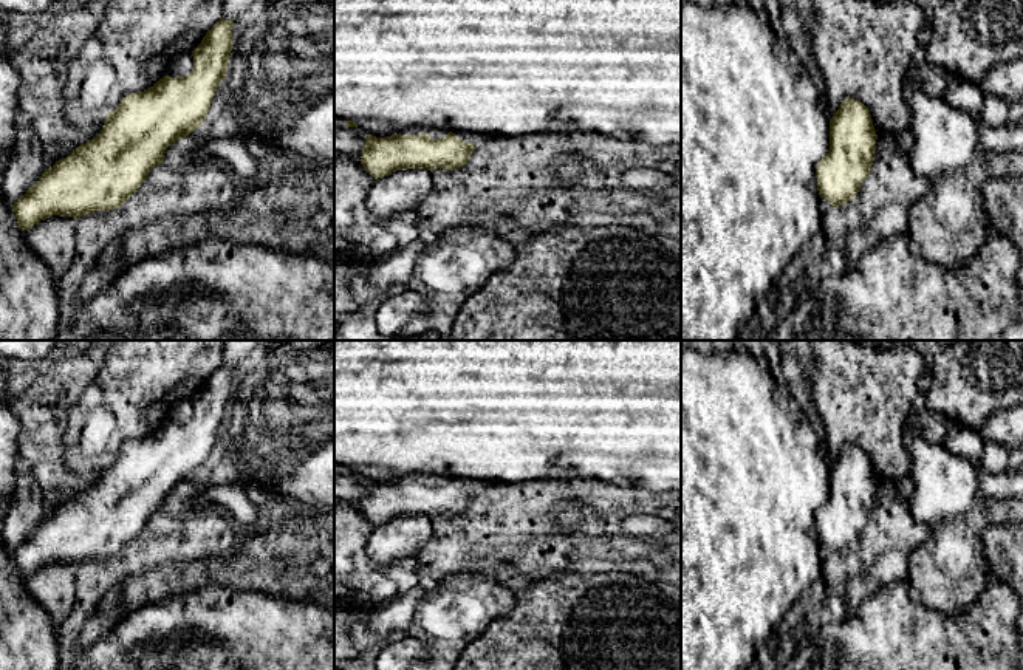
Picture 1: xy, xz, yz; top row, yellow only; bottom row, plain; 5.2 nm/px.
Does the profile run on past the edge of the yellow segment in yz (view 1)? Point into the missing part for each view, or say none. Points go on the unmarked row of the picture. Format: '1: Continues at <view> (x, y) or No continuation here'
1: No continuation here

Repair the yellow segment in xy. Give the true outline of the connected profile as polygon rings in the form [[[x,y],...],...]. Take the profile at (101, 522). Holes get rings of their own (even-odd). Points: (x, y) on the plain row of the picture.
[[[220,365],[192,398],[193,415],[187,422],[166,422],[149,436],[127,441],[116,456],[108,458],[99,481],[46,515],[12,551],[19,574],[25,579],[51,562],[79,566],[98,557],[121,554],[147,526],[150,517],[164,509],[167,494],[203,472],[217,433],[228,419],[234,395],[232,373],[234,367]]]

